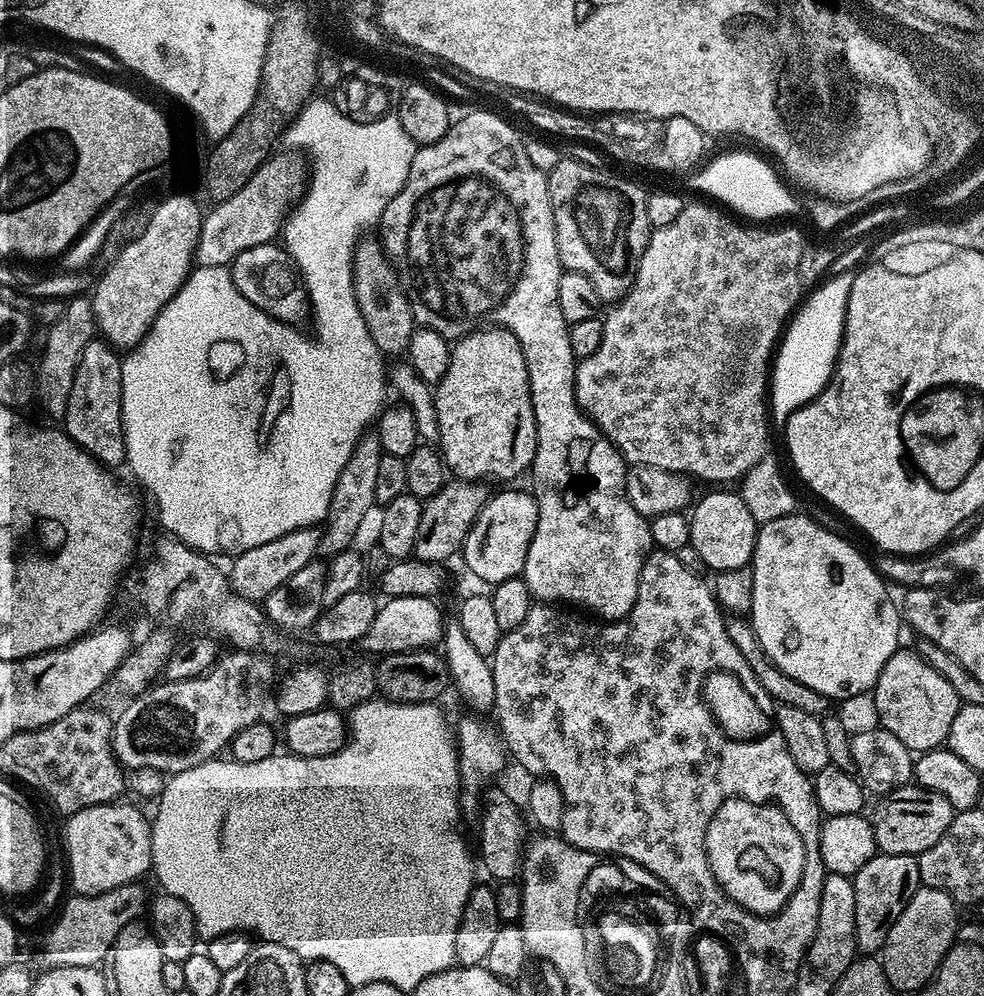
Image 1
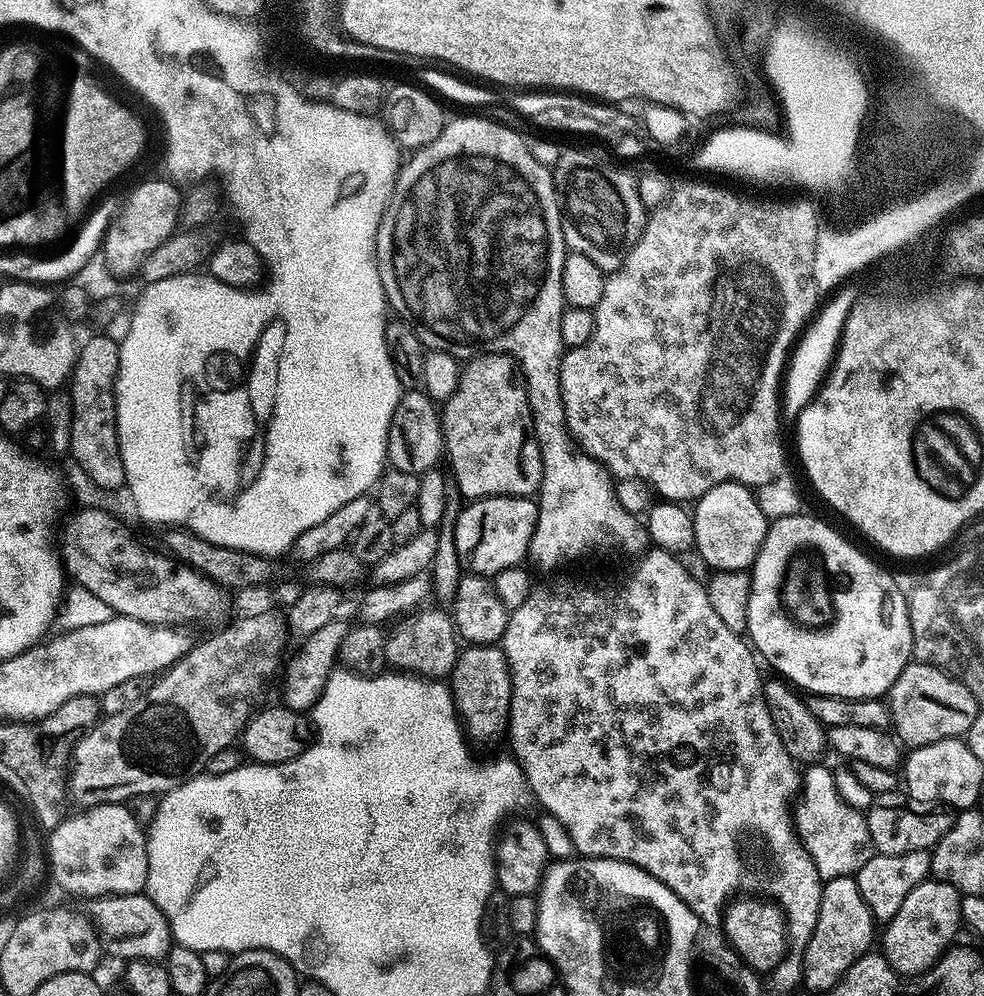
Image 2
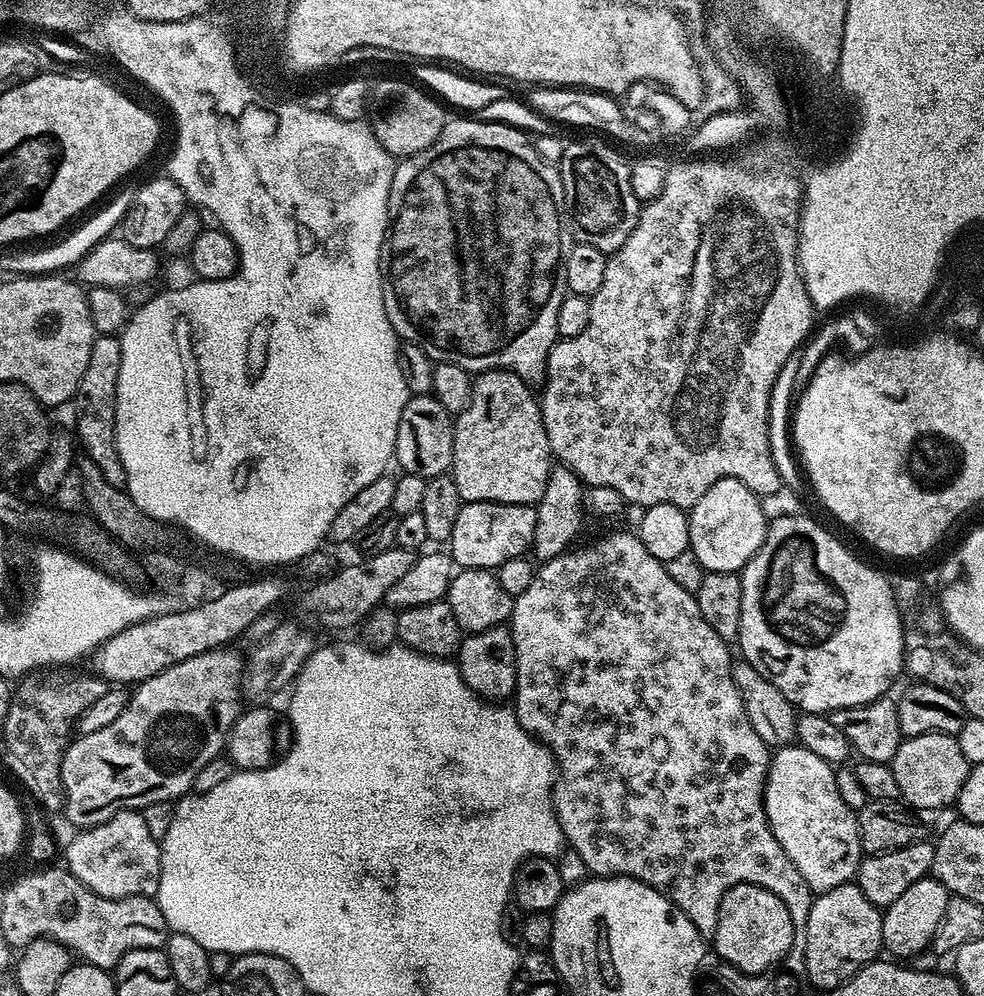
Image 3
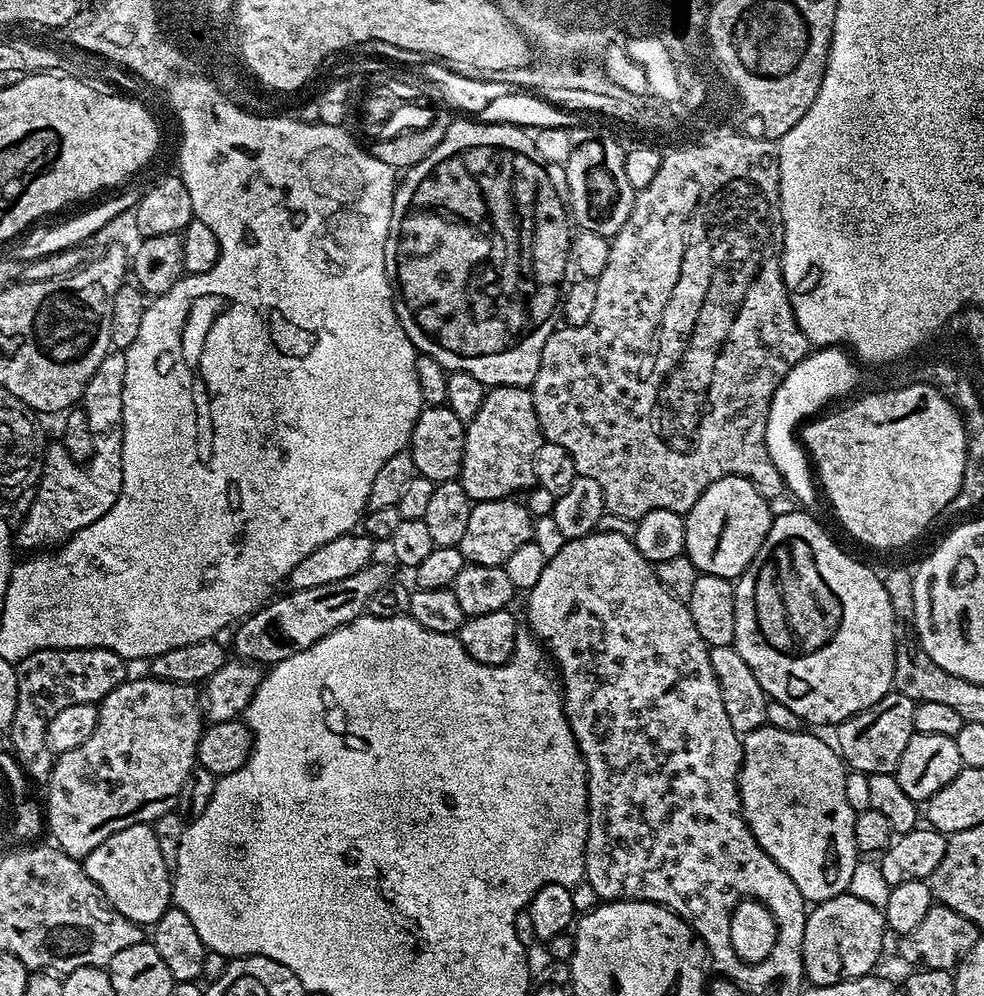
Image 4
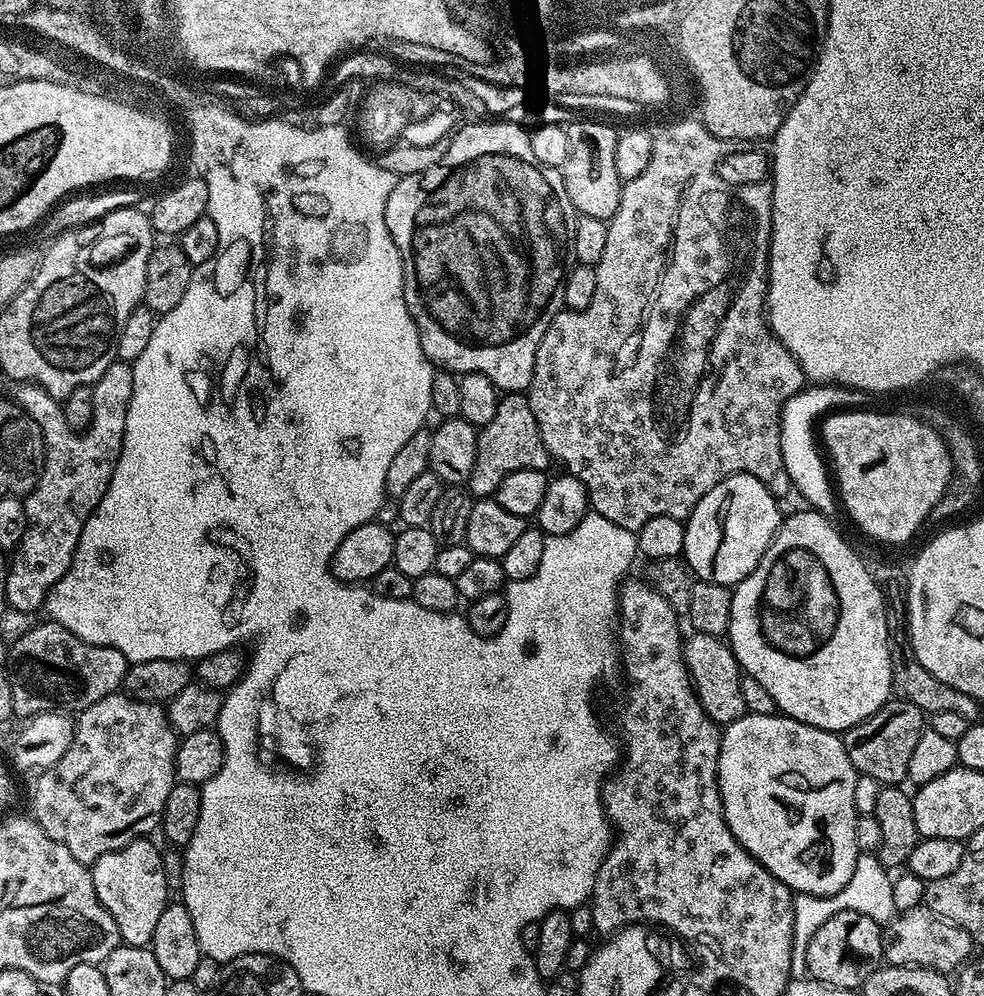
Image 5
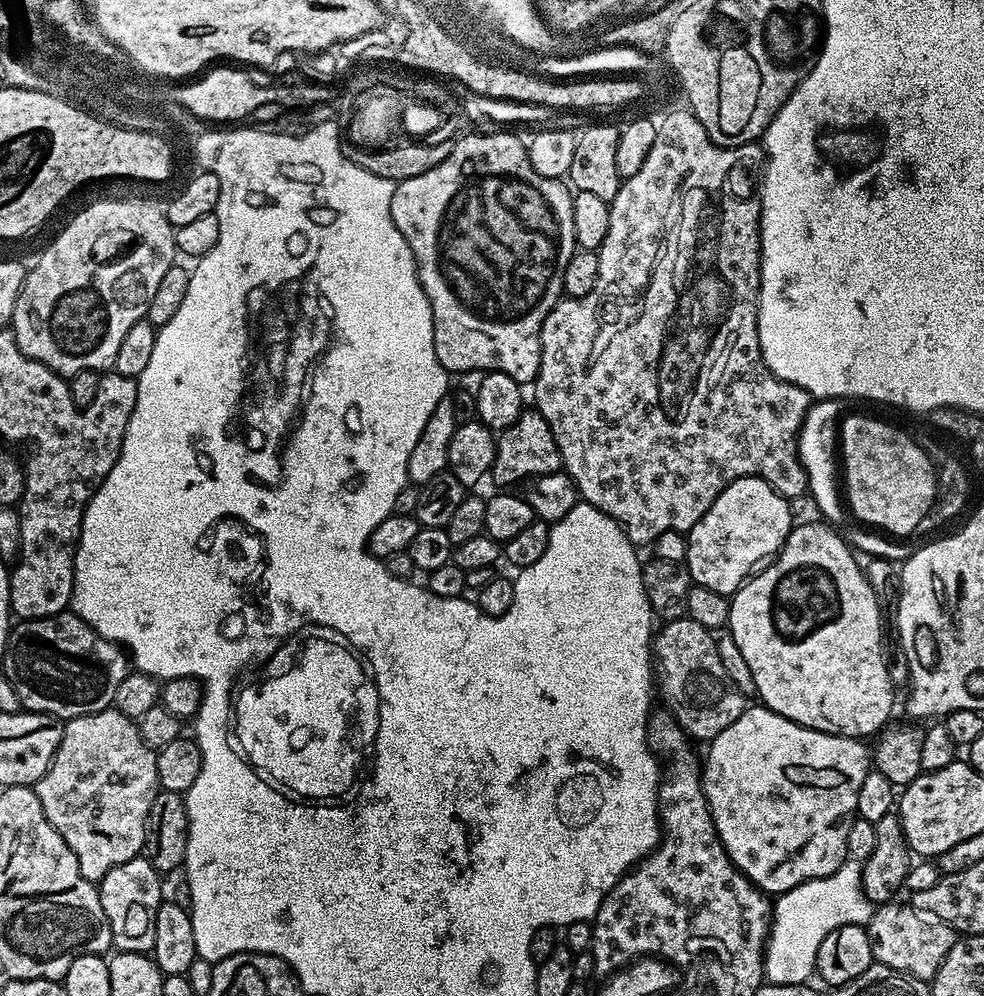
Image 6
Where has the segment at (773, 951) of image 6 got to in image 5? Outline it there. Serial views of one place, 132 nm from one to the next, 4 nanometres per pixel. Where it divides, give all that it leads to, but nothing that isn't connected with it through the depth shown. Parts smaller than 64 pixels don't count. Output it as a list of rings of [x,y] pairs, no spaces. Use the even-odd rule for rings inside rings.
[[[861,854],[856,857],[854,874],[850,874],[850,882],[838,890],[833,896],[805,896],[797,895],[794,899],[794,934],[792,935],[792,971],[800,974],[805,971],[804,955],[810,946],[810,938],[818,934],[818,926],[839,912],[857,912],[866,914],[866,918],[874,918],[874,922],[881,926],[888,923],[897,915],[894,906],[894,890],[892,889],[893,877],[889,869],[881,864],[874,854]]]

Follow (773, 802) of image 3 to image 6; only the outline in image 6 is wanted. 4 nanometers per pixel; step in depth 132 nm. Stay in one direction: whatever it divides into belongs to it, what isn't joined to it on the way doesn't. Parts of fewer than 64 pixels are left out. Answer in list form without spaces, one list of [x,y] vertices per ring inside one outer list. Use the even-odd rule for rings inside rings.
[[[745,707],[744,713],[734,722],[730,722],[730,726],[726,726],[726,730],[722,730],[722,734],[715,736],[707,745],[708,757],[703,757],[702,760],[702,783],[704,797],[708,803],[716,833],[720,835],[722,846],[726,850],[726,854],[734,862],[734,866],[761,892],[779,894],[790,891],[791,888],[798,886],[802,882],[810,882],[814,878],[826,878],[830,874],[834,874],[834,870],[838,870],[838,866],[842,866],[845,860],[848,859],[846,834],[850,834],[850,826],[856,816],[858,790],[862,790],[862,782],[870,771],[870,748],[869,745],[864,745],[867,743],[863,739],[819,732],[813,728],[802,726],[790,718],[782,718],[782,714],[778,714],[769,708],[755,707]]]

